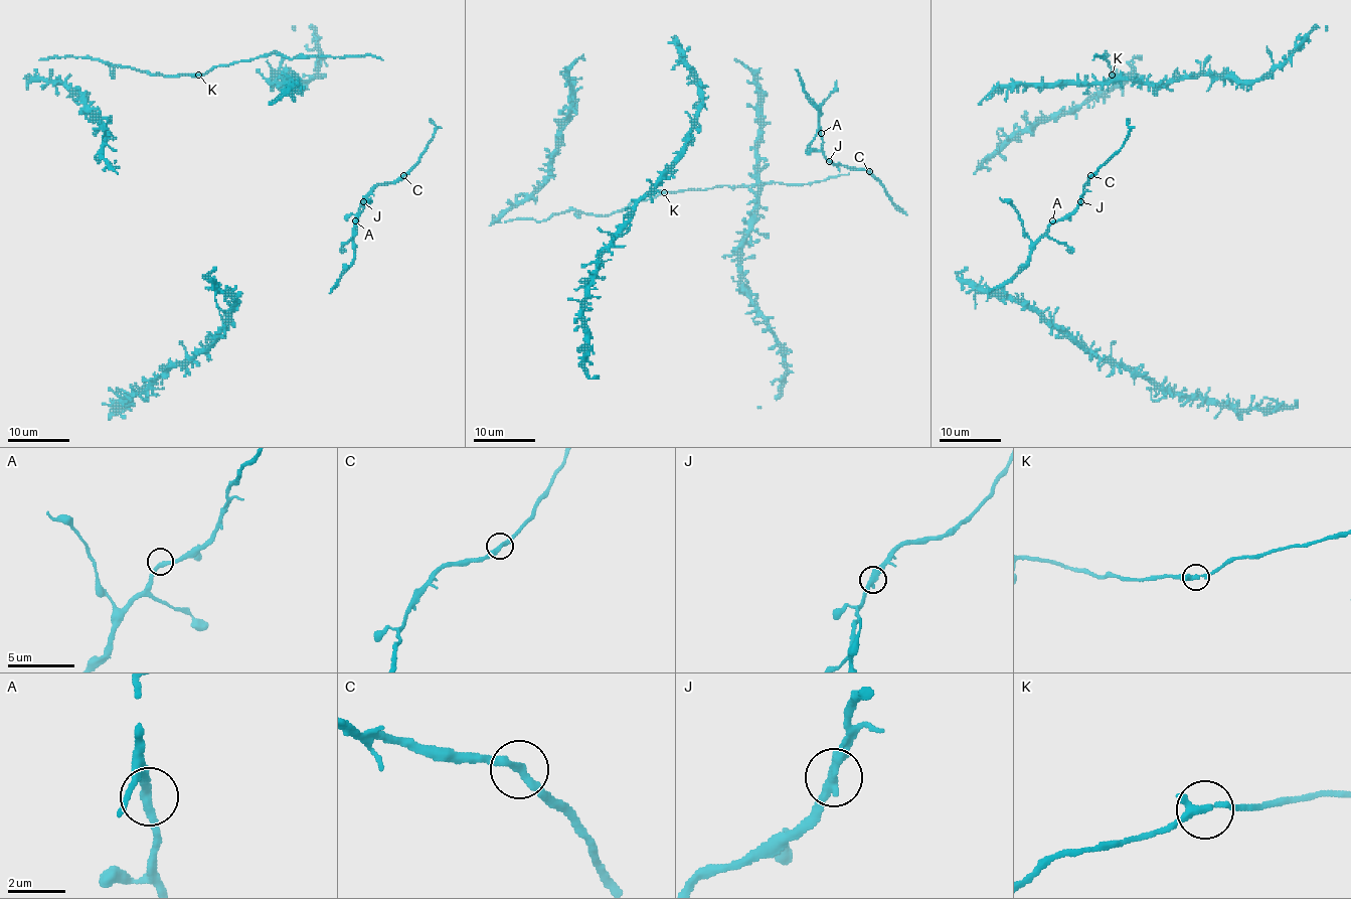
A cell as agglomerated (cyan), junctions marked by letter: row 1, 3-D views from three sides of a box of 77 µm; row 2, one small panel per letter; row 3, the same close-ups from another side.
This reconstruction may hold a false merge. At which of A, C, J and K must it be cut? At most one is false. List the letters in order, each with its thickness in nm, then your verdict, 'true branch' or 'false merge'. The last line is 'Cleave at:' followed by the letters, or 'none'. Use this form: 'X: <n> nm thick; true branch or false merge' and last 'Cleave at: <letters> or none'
A: 280 nm thick; true branch
C: 300 nm thick; true branch
J: 340 nm thick; true branch
K: 320 nm thick; true branch
Cleave at: none

